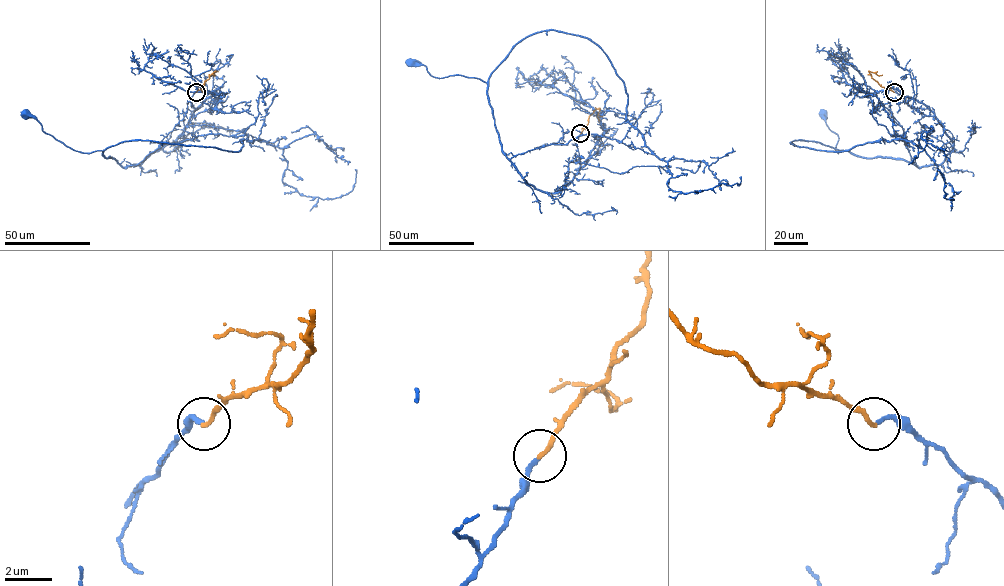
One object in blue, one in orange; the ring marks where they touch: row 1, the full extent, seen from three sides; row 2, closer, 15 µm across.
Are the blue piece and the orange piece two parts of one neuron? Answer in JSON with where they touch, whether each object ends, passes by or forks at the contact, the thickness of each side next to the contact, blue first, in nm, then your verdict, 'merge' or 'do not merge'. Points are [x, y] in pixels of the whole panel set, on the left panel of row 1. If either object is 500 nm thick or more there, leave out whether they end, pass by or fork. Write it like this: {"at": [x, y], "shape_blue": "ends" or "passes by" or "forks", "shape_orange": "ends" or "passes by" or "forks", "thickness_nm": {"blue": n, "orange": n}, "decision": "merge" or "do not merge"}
{"at": [196, 92], "shape_blue": "ends", "shape_orange": "ends", "thickness_nm": {"blue": 180, "orange": 180}, "decision": "merge"}

